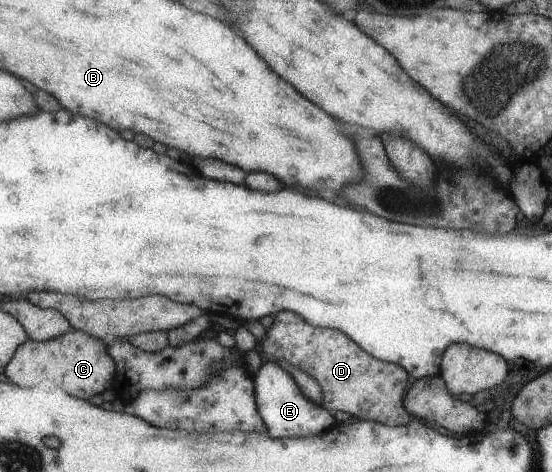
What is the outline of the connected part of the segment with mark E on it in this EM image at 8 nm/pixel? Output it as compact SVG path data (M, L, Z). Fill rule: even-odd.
M262 360L261 366L253 375L255 399L267 432L273 439L305 437L316 435L334 426L333 413L323 405L315 404L300 391L293 376L279 363Z

